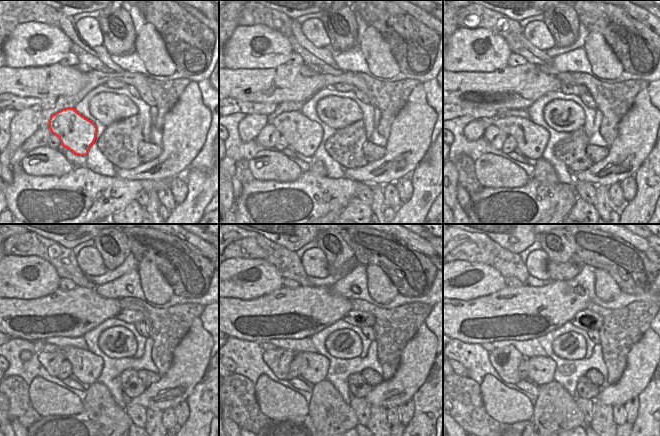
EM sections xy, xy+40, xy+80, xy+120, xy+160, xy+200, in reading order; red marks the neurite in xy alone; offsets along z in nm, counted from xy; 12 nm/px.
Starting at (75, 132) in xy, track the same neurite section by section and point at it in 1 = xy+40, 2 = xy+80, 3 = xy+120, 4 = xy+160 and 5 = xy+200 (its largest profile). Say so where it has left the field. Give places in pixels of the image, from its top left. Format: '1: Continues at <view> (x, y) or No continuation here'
1: Continues at xy+40 (304, 136)
2: Continues at xy+80 (532, 139)
3: Continues at xy+120 (86, 366)
4: Continues at xy+160 (314, 367)
5: Continues at xy+200 (541, 369)

